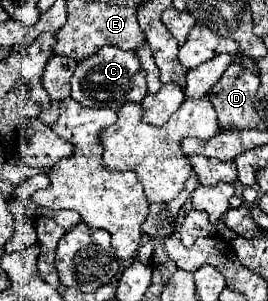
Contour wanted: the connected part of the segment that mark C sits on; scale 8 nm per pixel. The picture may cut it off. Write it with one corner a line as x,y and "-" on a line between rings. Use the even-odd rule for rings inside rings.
106,46
96,54
78,62
72,78
72,98
82,106
90,108
112,108
118,110
128,102
142,102
146,88
146,72
140,66
138,56
132,50
122,50
118,46

